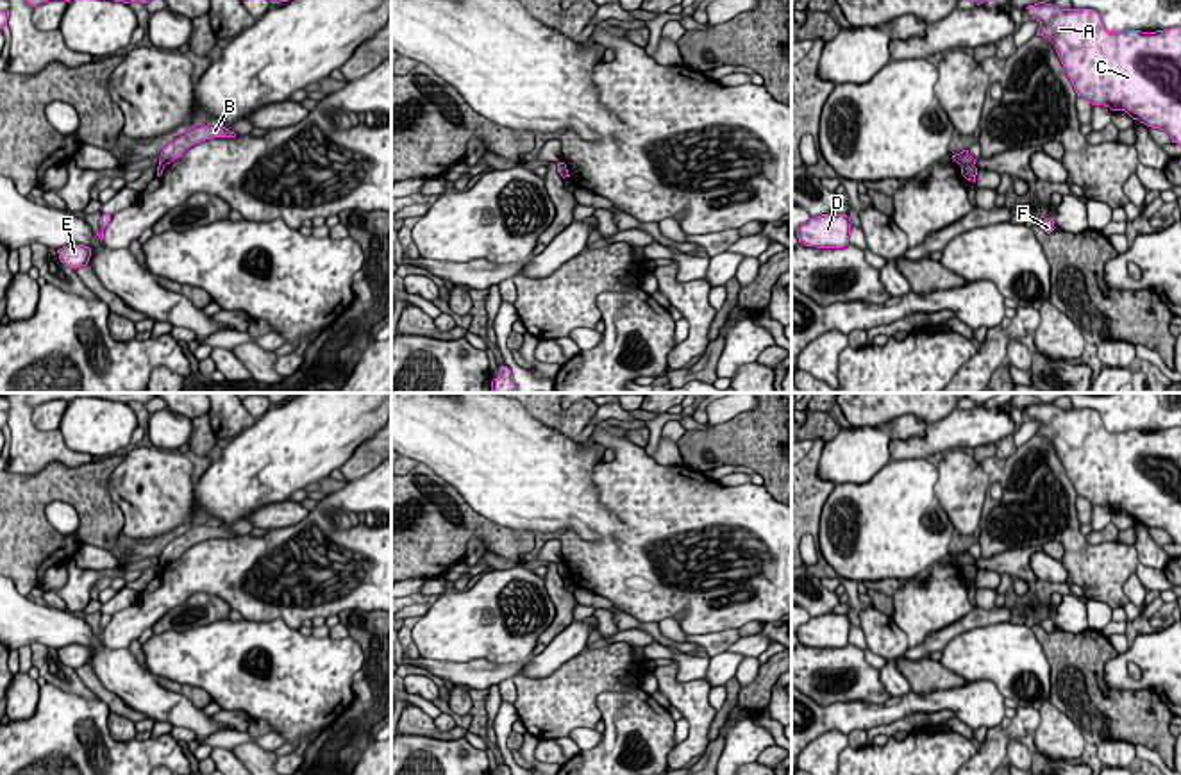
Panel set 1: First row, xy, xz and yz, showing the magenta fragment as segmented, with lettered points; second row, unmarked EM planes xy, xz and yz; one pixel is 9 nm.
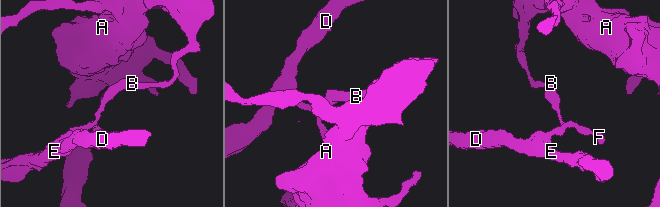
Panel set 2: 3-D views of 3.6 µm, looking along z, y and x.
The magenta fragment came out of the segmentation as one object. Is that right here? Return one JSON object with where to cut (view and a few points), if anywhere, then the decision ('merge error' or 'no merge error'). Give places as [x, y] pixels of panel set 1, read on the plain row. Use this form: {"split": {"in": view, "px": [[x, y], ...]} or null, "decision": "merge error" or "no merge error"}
{"split": {"in": "yz", "px": [[972, 563], [962, 566]]}, "decision": "merge error"}

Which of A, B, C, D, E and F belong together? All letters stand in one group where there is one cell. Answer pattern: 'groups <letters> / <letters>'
groups A B C / D E F

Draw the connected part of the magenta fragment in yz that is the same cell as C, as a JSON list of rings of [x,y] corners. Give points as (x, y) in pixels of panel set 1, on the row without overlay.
[[[1045,402],[1026,409],[1031,409],[1033,420],[1040,423],[1036,436],[1043,436],[1054,445],[1077,496],[1086,498],[1092,505],[1126,511],[1133,520],[1168,532],[1172,543],[1181,545],[1181,427],[1156,432],[1110,432],[1095,409],[1060,409]]]

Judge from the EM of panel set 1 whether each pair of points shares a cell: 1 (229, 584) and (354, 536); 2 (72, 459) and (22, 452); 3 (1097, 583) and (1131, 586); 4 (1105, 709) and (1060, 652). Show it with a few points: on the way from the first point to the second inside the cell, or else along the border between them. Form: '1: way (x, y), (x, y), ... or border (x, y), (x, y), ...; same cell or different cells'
1: way (259, 572), (274, 570), (292, 554), (324, 554); same cell
2: way (59, 452), (34, 452); same cell
3: border (1135, 572), (1122, 586), (1128, 600); different cells
4: way (1090, 695), (1076, 681), (1074, 666); same cell

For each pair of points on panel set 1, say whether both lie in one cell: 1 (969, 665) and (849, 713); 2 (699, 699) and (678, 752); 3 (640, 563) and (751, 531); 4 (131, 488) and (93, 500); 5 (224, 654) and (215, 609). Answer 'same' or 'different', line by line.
1: different
2: same
3: same
4: different
5: different

